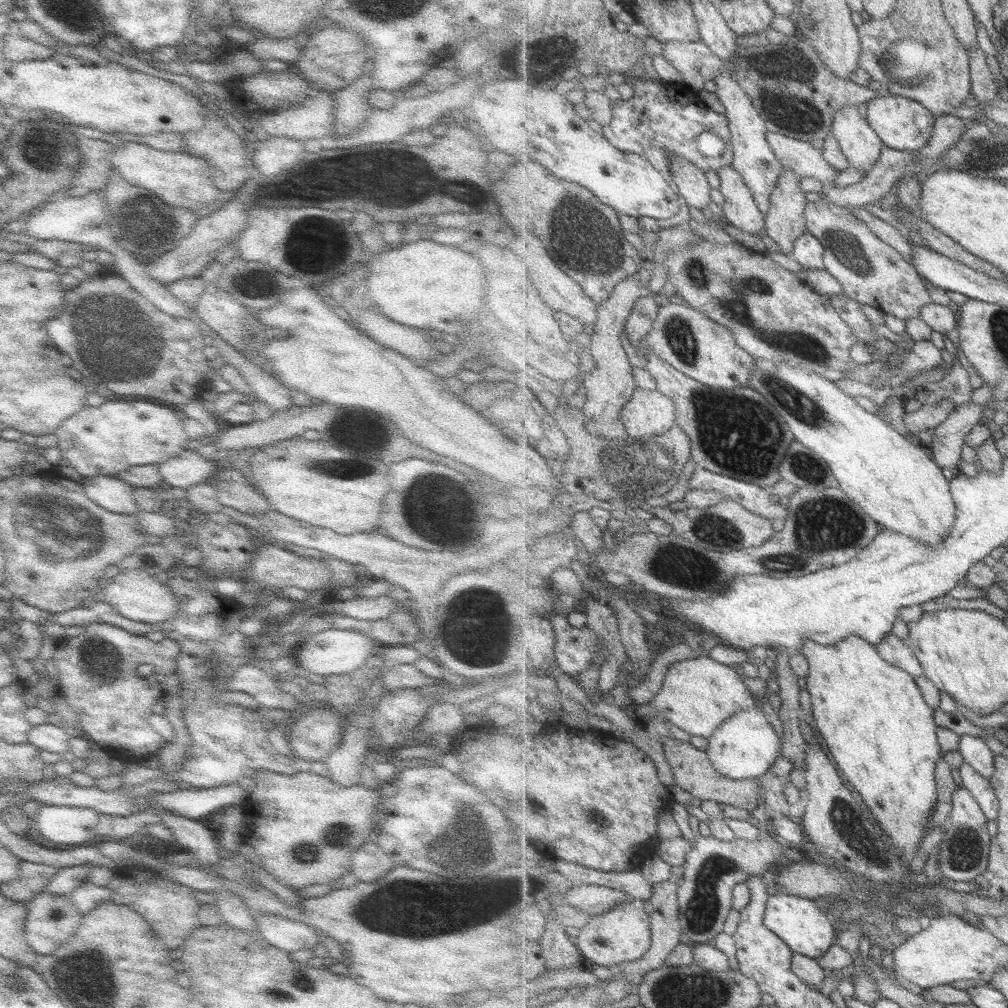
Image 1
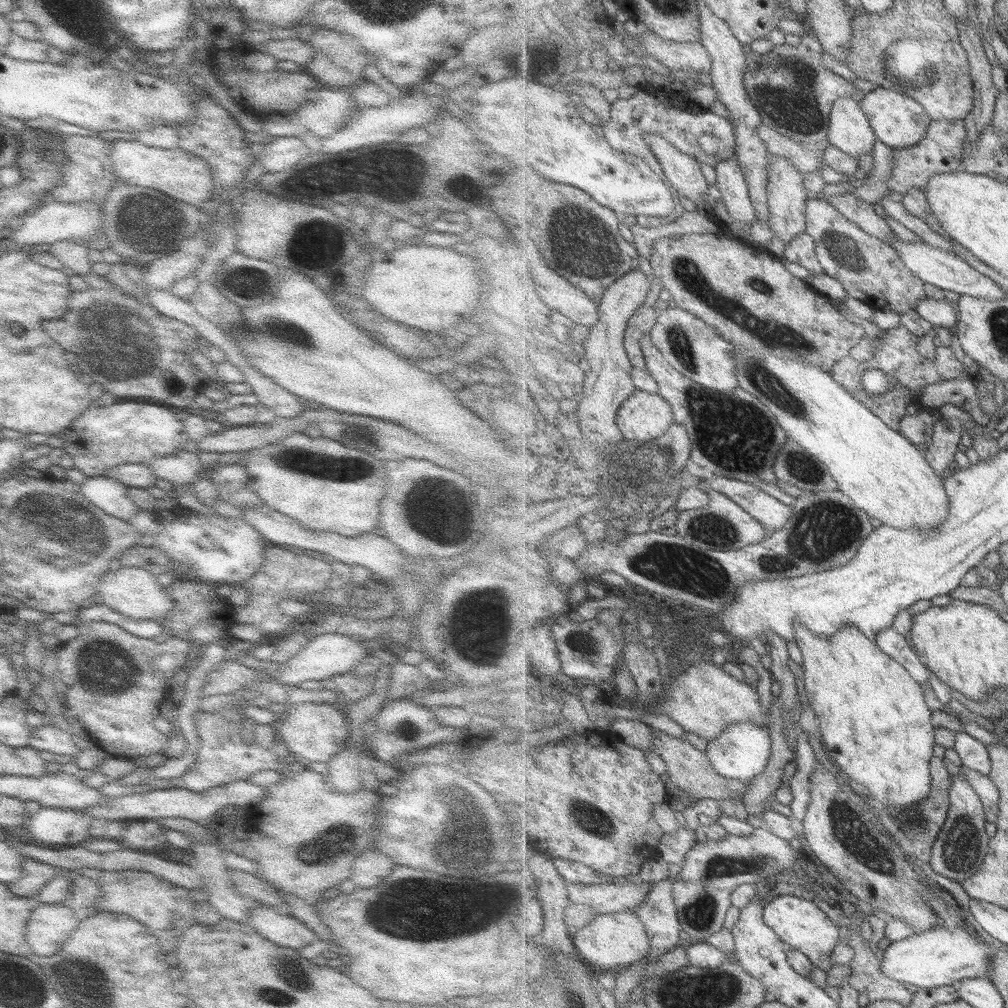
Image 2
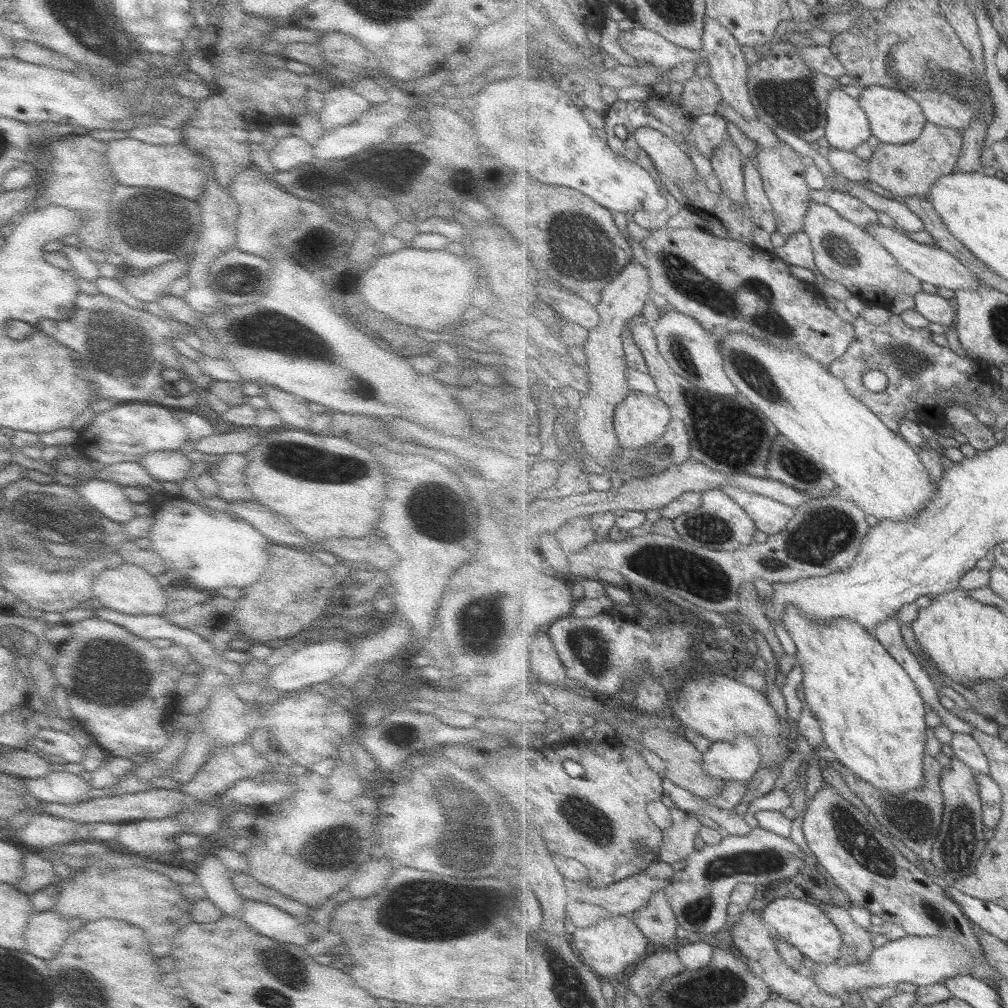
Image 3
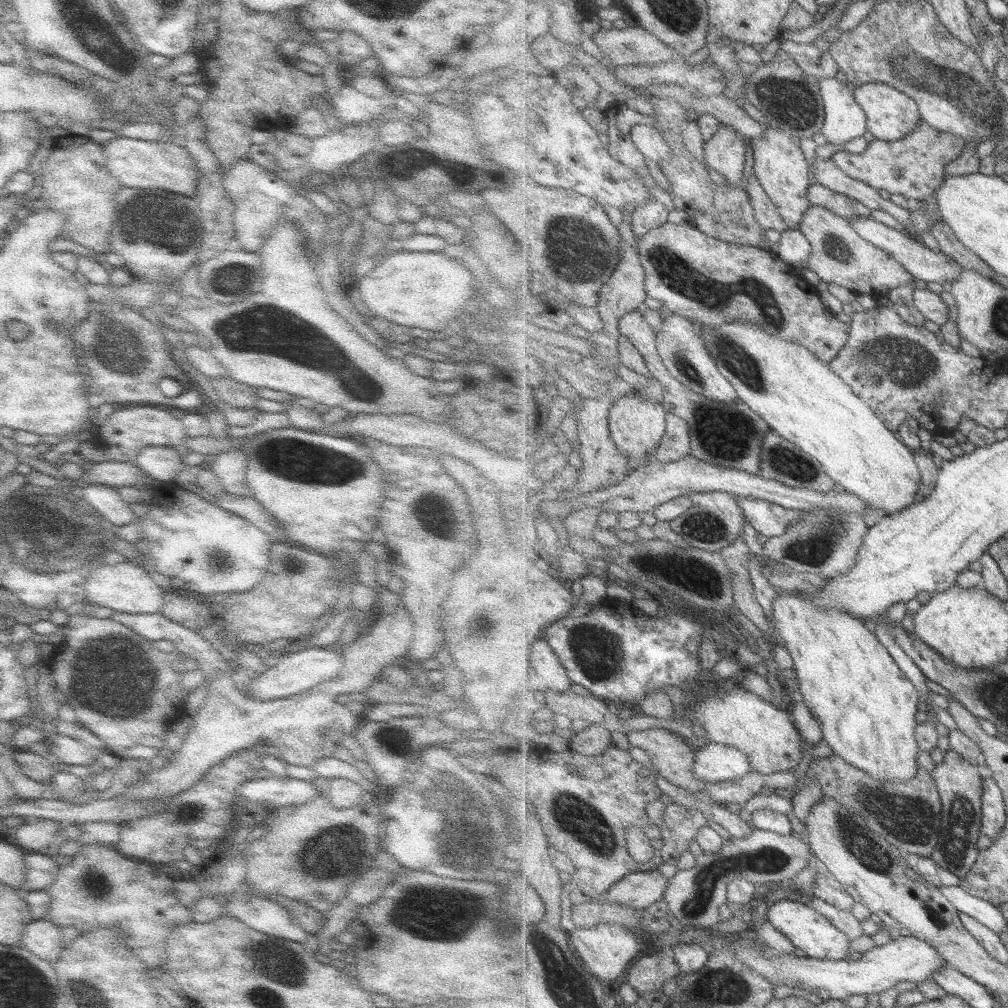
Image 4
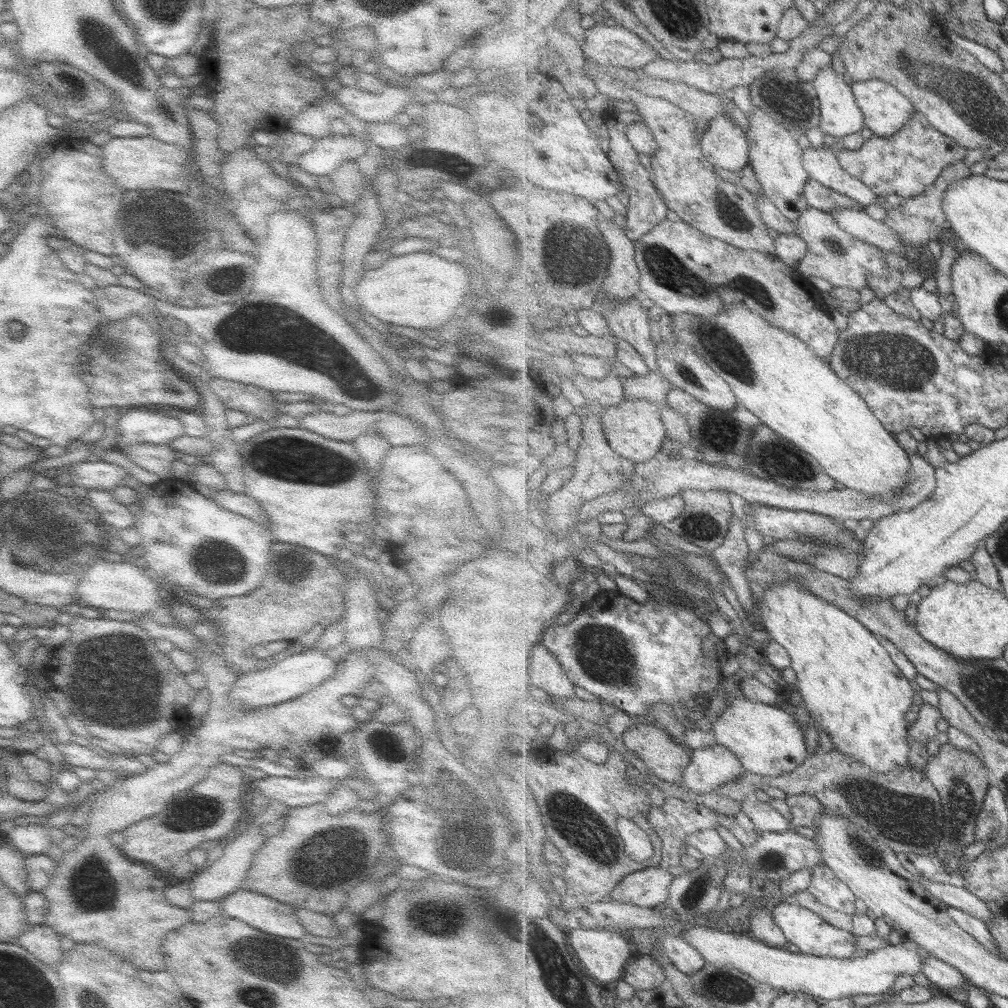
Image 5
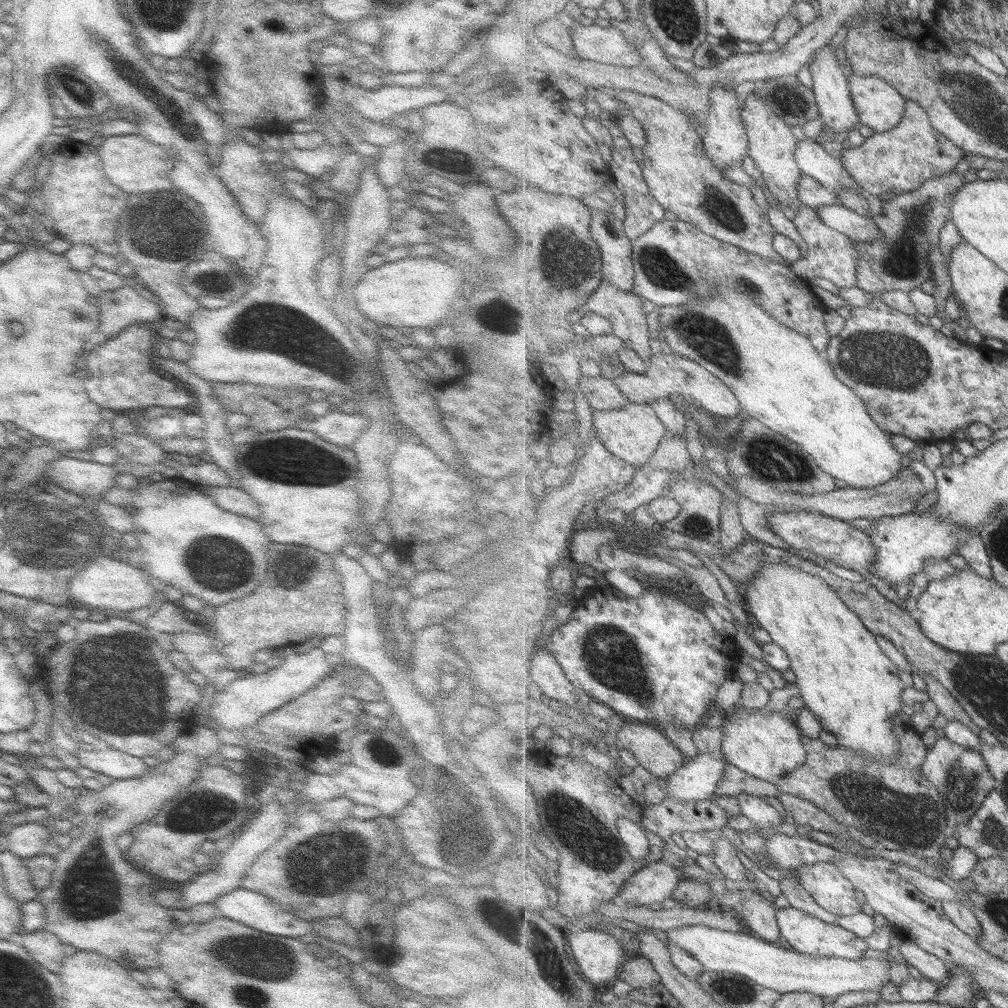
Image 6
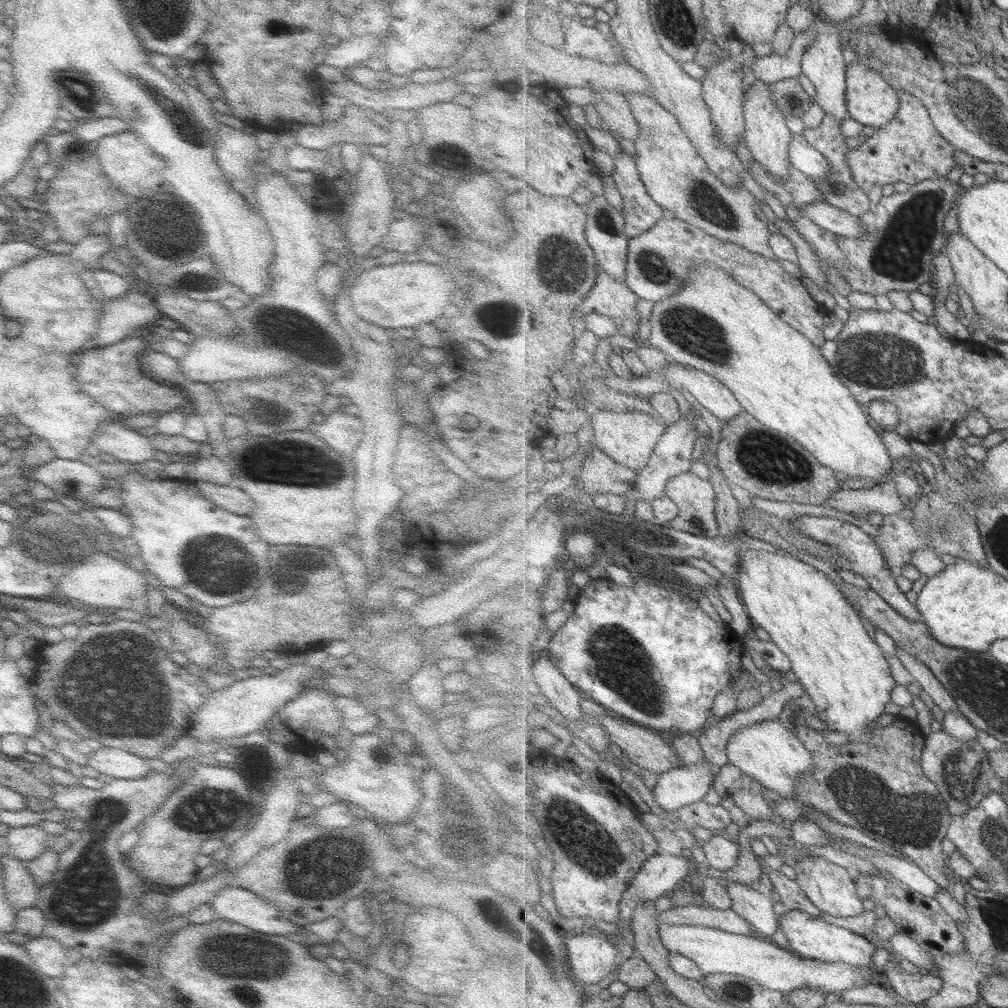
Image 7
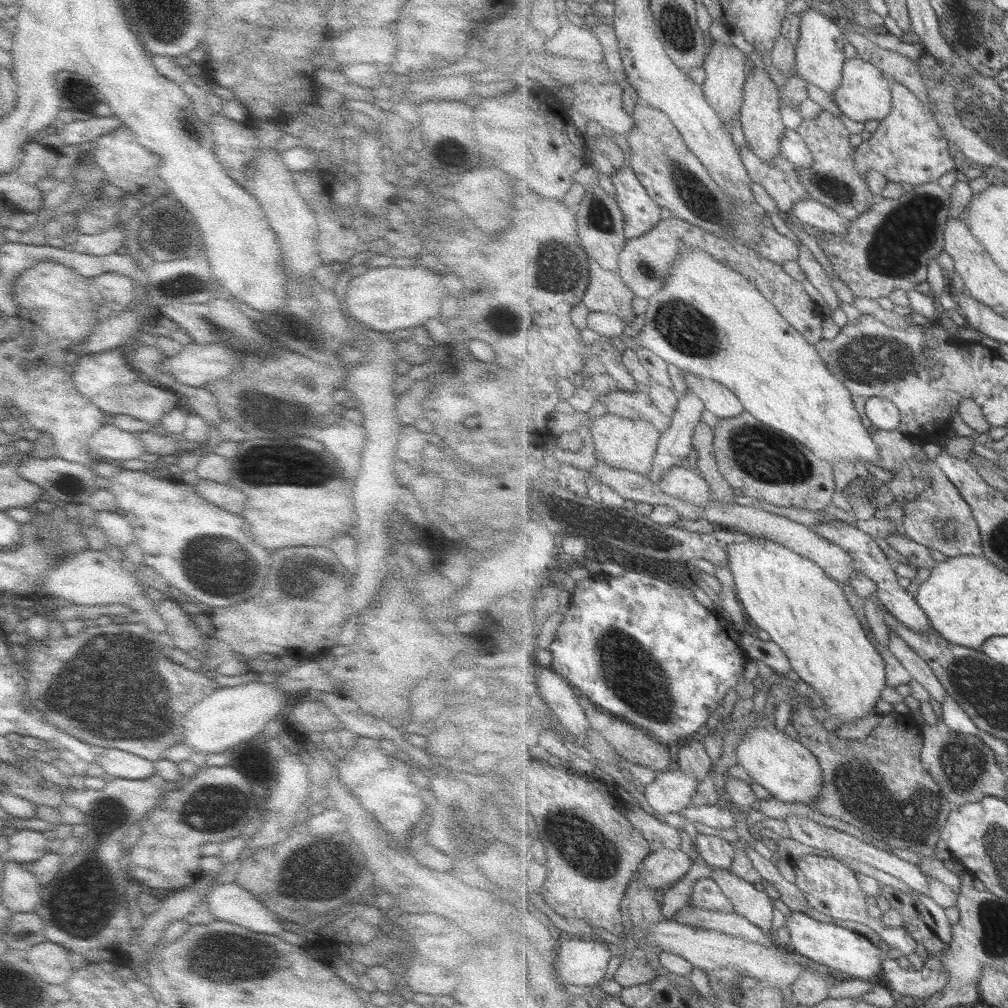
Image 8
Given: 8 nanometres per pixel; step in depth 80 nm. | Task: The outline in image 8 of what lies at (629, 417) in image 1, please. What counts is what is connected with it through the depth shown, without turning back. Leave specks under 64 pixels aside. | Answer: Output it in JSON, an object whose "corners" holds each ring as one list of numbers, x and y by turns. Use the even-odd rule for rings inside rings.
{"corners":[[614,414,594,415,589,430,595,446,595,458,613,468,647,476,652,470,662,432,645,419,633,420]]}

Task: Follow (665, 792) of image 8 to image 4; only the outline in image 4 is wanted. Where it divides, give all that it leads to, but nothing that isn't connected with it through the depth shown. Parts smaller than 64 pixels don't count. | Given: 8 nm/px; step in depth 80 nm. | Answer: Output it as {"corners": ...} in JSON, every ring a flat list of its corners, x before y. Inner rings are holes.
{"corners":[[709,742,696,751,694,773,707,784,736,781,753,771,749,755,731,745]]}

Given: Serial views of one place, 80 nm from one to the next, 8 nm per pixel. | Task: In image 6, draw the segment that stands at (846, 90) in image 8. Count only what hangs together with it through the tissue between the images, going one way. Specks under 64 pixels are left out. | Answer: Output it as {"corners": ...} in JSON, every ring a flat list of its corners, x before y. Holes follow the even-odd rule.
{"corners":[[853,73,849,80,853,104,861,125,869,127,874,133,885,133,903,121,907,101,893,86,878,76,855,76]]}

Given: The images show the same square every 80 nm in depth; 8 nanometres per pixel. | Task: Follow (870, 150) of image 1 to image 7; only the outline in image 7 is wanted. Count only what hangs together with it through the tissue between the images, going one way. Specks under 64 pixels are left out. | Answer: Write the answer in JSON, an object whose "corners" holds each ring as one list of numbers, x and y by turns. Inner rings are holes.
{"corners":[[818,15,814,20,811,28,818,34,818,38,807,49,802,60,802,72,809,78,811,83,816,87,817,105,825,112,826,115,837,118,842,122,850,118,847,102,845,102,845,93,847,93,848,81,847,64,843,60,843,45,846,40,839,35,839,27,830,24,824,20,822,15]]}

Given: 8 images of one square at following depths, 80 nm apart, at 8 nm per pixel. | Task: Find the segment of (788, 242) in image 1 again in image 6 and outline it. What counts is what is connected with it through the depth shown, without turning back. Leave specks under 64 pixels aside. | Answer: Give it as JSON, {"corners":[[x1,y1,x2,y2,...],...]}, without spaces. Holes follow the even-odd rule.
{"corners":[[755,94,748,96,743,102,742,118,745,124,746,133,749,135,749,153,748,156,754,161,757,169,763,176,763,181,768,188,768,191,774,196,778,202,779,208,791,219,795,219,800,214,800,210,804,207,800,199,800,184,801,177,805,176,801,172,801,168,795,160,795,151,797,151,797,138,792,132,792,126,785,123,773,110,769,109,767,101,757,97]]}

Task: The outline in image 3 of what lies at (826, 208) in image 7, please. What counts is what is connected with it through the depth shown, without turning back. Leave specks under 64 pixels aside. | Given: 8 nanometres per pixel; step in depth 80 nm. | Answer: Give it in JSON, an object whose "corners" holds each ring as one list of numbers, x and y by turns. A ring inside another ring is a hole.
{"corners":[[871,225,869,229,865,229,869,236,873,236,883,248,887,249,896,259,899,264,921,280,939,288,948,288,952,291,957,290,976,290,982,286,982,280,970,268,967,268,957,257,949,254,946,250,937,246,929,246,929,244,919,244,911,238,907,238,905,234,899,234,894,228,886,228,885,226]]}

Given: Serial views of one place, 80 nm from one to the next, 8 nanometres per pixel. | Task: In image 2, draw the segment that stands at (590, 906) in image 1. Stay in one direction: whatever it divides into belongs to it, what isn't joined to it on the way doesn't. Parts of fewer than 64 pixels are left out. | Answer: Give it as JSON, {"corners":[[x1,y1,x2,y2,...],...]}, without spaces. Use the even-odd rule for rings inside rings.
{"corners":[[633,879,619,883,575,884,567,883,568,898,577,904,589,904,598,914,621,912,625,909,634,910,641,904,651,888,651,882,641,884]]}

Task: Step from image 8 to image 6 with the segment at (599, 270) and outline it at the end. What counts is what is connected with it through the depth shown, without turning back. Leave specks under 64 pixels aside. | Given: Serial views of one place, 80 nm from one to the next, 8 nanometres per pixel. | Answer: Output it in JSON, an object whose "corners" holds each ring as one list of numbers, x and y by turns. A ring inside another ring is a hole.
{"corners":[[602,282,599,288,590,296,587,304,577,310,577,314,582,317,585,313,596,312,603,318,611,322,613,335,619,337,626,345,629,345,635,352,649,364,653,354,651,334,647,326,647,313,643,310,643,299,633,293,625,292,608,282]]}

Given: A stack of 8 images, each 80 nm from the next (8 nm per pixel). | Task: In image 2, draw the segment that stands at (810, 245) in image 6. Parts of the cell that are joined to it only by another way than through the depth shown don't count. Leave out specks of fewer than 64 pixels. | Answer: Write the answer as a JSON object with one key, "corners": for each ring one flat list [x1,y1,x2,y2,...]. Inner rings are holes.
{"corners":[[825,198,807,200,805,233,815,240,815,254,823,273,843,284,846,298,862,300,874,310,891,310,898,315,915,311,920,300,927,298,925,281,904,263,897,249,870,236]]}

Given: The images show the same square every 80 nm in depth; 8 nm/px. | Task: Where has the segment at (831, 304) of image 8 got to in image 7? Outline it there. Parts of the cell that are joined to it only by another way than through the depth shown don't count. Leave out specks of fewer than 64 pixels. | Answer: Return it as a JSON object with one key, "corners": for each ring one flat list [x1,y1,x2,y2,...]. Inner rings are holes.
{"corners":[[777,218,778,232,793,242,798,254,797,266,803,270,814,283,825,288,825,274,822,272,821,263,816,259,816,254,809,242,792,226,791,223]]}

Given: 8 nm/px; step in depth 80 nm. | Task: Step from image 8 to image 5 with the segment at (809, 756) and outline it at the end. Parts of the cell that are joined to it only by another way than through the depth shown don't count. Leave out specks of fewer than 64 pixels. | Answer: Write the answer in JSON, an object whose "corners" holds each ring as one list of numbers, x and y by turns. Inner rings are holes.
{"corners":[[740,695,728,700,721,716,709,728,716,742,732,750,747,771,764,777,793,772,808,759,804,729,790,707,767,706]]}

